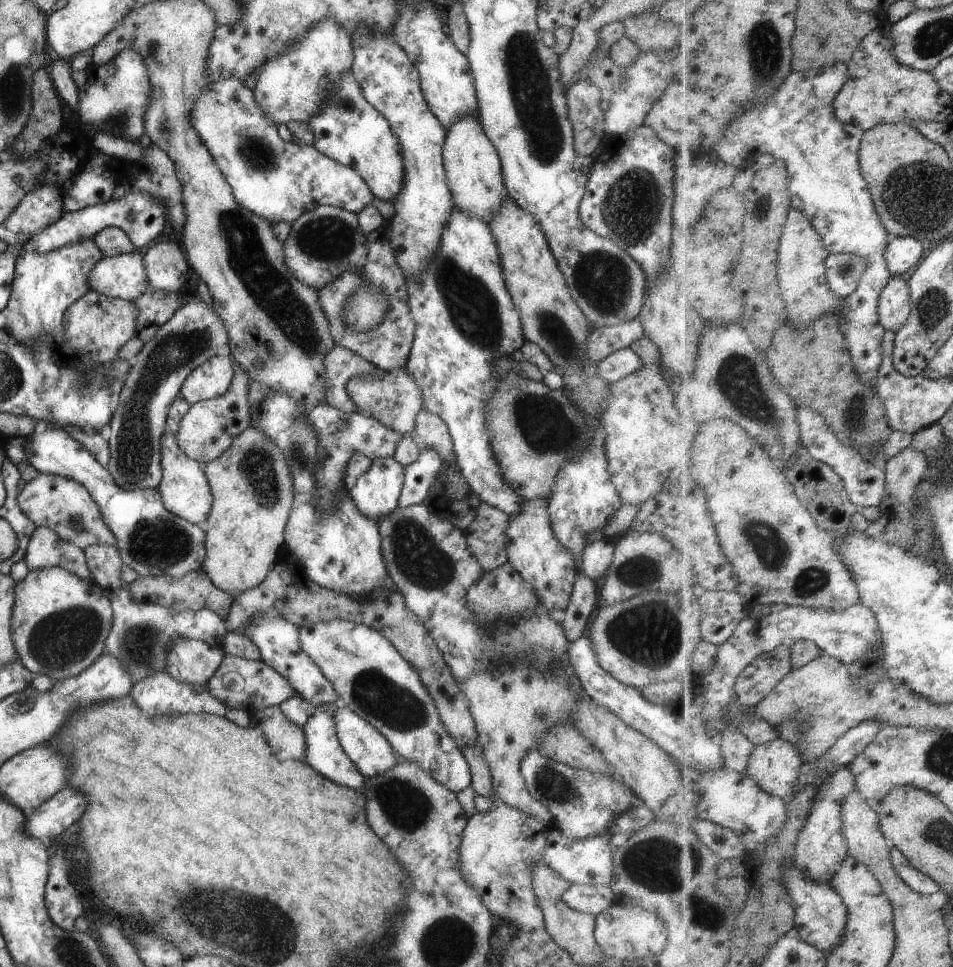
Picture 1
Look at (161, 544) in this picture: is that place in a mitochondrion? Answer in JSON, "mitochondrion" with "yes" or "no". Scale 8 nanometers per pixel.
{"mitochondrion":"yes"}

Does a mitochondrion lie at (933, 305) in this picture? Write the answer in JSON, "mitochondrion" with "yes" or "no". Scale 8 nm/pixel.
{"mitochondrion":"yes"}

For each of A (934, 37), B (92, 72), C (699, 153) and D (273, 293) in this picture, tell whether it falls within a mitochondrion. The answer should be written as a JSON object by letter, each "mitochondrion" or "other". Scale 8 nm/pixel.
{"A":"mitochondrion","B":"other","C":"other","D":"mitochondrion"}

